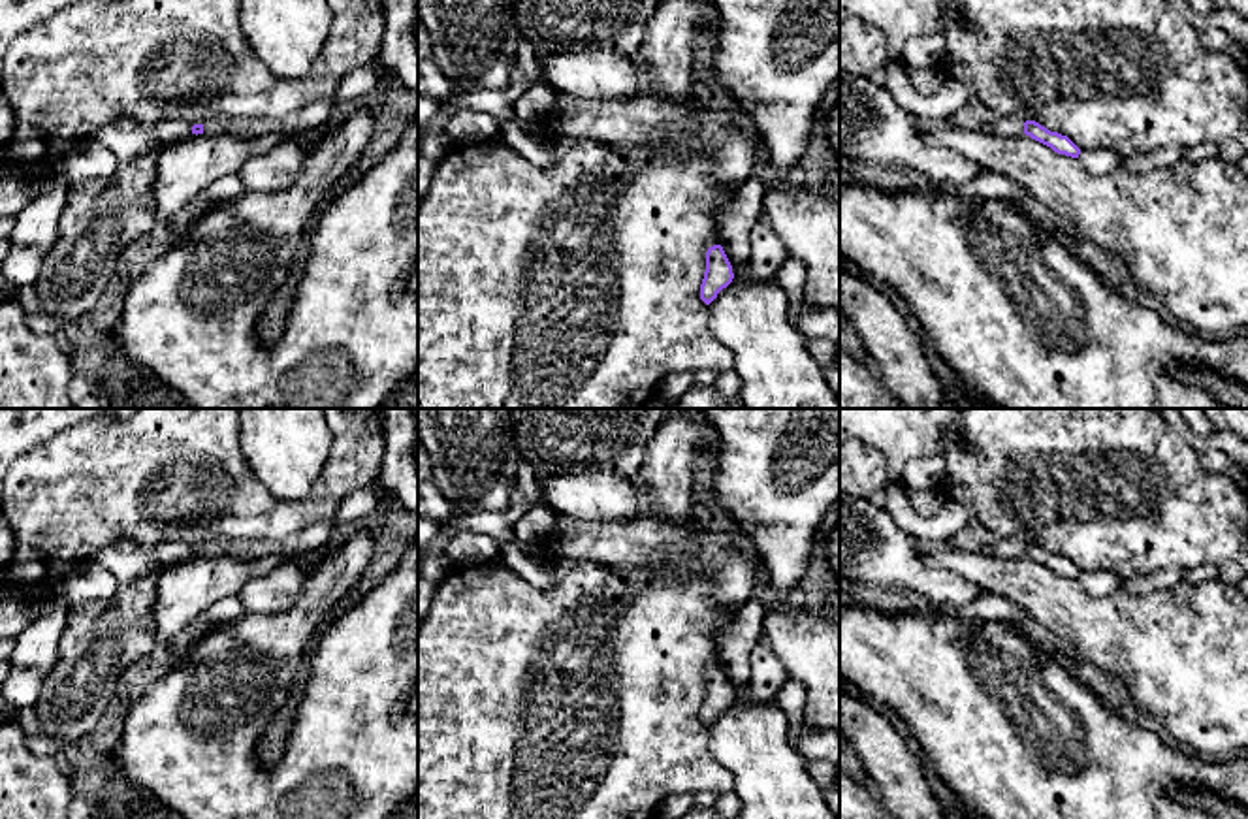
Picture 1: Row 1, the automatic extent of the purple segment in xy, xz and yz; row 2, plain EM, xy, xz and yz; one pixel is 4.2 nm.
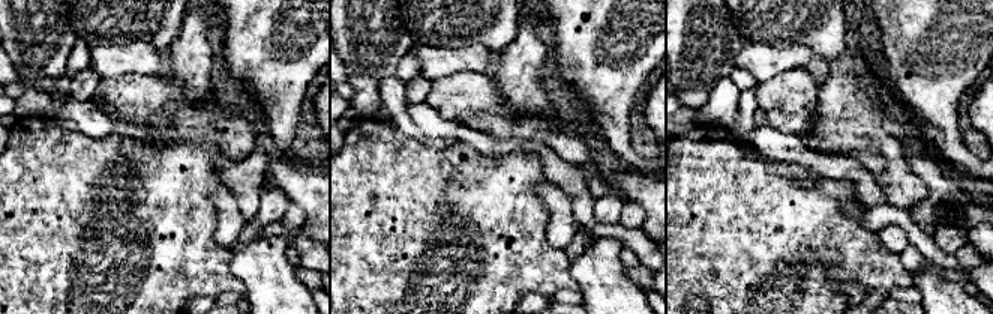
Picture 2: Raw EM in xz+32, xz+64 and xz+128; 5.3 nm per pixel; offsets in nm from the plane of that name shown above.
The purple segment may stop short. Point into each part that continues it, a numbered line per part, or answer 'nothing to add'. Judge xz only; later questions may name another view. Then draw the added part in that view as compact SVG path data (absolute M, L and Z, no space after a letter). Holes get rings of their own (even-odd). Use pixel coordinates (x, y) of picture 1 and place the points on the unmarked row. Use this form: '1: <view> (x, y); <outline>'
1: xz (735, 646); M749 599L738 608L734 623L715 638L719 666L730 687L740 687L751 676L751 651L762 640L766 606Z

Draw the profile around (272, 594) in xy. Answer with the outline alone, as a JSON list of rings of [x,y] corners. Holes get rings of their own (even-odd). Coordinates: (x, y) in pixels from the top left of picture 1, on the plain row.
[[[292,559],[277,570],[248,580],[235,595],[250,614],[282,614],[292,610],[303,580],[309,572],[309,561]]]

